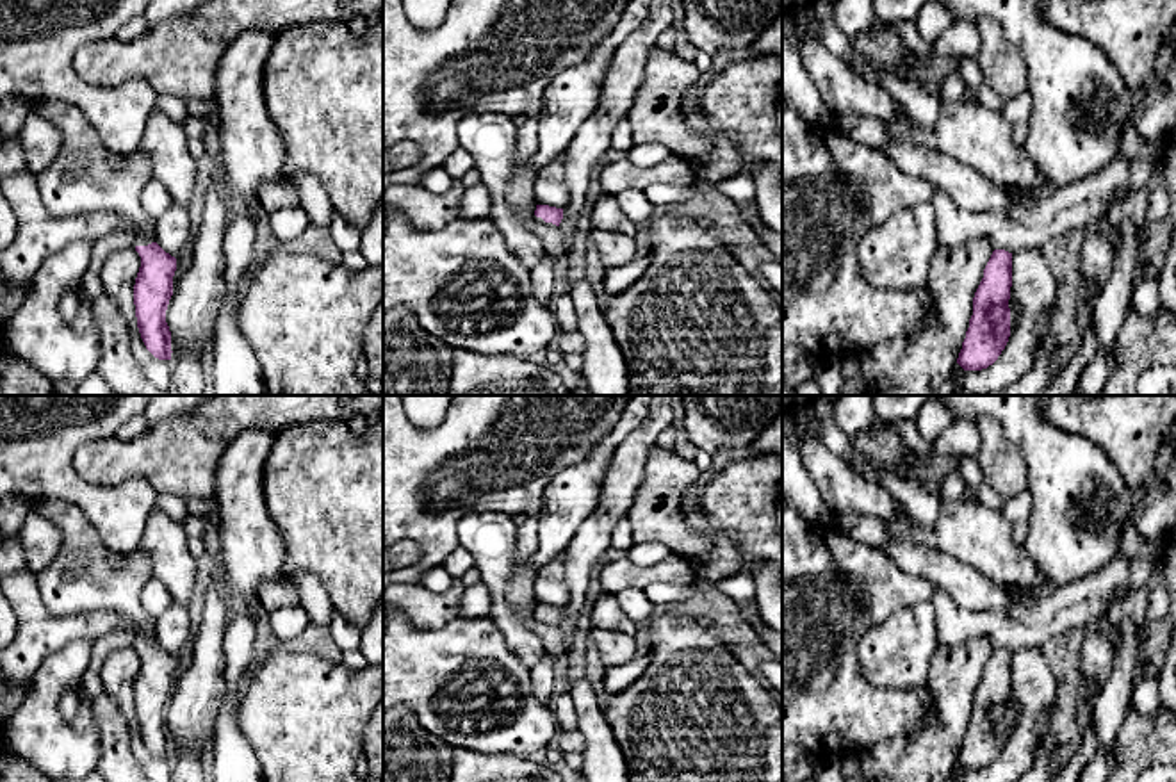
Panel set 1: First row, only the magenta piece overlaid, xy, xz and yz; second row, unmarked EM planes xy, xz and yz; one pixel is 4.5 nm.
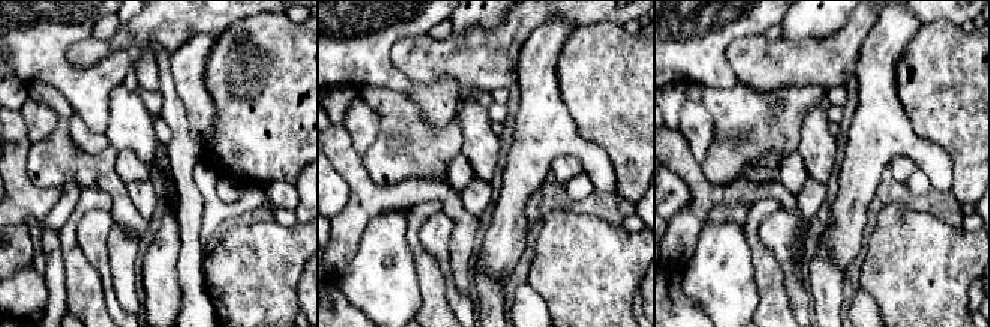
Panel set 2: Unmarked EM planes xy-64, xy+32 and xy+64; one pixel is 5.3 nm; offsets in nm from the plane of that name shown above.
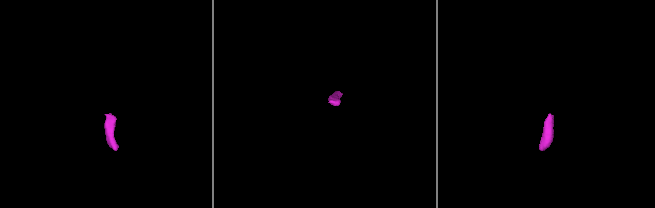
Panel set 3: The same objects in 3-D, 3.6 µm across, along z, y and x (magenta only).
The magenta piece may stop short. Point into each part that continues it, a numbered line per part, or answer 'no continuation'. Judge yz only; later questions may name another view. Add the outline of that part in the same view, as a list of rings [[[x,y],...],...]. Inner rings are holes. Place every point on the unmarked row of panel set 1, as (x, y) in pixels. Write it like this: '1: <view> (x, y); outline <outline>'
no continuation

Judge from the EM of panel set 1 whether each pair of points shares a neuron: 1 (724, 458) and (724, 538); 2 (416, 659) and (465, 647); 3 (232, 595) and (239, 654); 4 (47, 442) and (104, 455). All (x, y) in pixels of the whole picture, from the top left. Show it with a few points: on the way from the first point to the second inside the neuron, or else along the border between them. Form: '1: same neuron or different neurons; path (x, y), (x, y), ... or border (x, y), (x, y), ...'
1: same neuron; path (704, 480), (694, 494), (694, 515), (702, 524)
2: same neuron; path (428, 659), (453, 659)
3: different neurons; border (244, 613), (230, 615), (223, 652)
4: different neurons; border (114, 435), (77, 449), (73, 469), (88, 483)

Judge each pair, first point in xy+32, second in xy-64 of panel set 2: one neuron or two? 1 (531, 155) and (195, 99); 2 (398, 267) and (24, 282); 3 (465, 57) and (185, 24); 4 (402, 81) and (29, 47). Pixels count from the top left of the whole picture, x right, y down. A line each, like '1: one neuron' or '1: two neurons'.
1: one neuron
2: one neuron
3: one neuron
4: one neuron

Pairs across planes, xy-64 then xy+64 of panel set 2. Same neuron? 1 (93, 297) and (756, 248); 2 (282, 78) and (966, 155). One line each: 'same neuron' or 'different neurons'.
1: same neuron
2: same neuron

